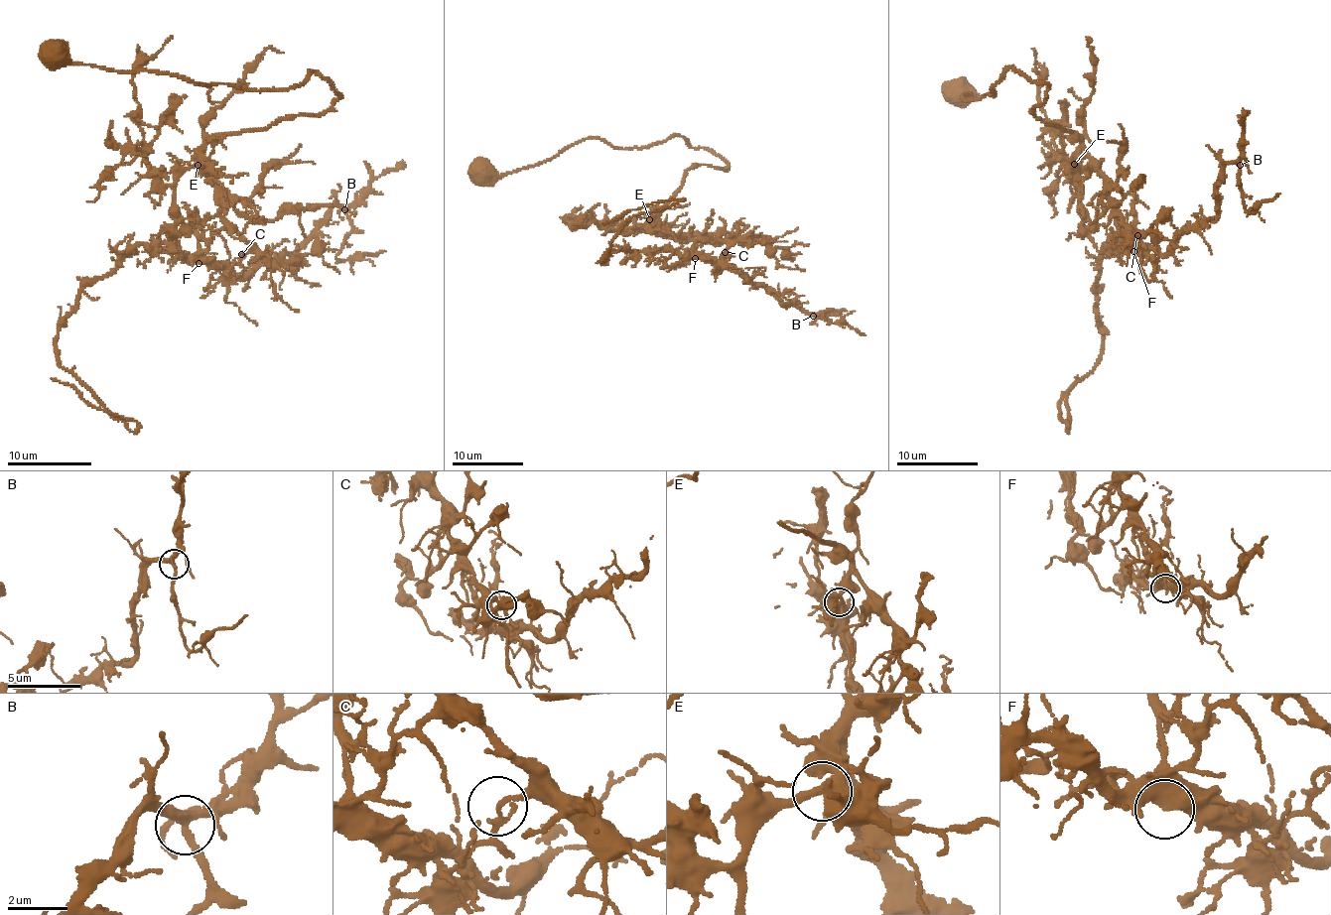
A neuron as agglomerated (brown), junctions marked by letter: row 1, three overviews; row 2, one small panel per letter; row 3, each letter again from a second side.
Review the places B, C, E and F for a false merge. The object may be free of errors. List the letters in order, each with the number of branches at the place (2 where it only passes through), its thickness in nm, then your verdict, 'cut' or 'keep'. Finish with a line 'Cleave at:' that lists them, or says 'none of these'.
B: 3 branches meet; 260 nm thick; keep
C: 2 branches meet; 160 nm thick; cut
E: 3 branches meet; 400 nm thick; keep
F: 2 branches meet; 550 nm thick; keep
Cleave at: C

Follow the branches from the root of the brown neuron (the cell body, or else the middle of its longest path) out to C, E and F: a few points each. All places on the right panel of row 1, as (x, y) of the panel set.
C: (958, 90), (996, 95), (1014, 66), (1047, 84), (1029, 109), (1074, 131), (1137, 235)
E: (958, 90), (996, 95), (1014, 66), (1047, 84), (1029, 109), (1074, 131), (1074, 164)
F: (958, 90), (996, 95), (1014, 66), (1047, 84), (1029, 109), (1074, 131), (1099, 165), (1133, 251)

